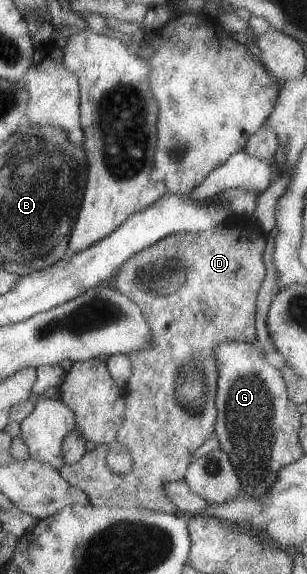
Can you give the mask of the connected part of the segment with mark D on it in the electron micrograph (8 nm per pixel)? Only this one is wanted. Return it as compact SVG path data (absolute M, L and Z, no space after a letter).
M231 215L224 220L224 222L218 224L214 228L207 231L196 232L183 232L172 233L165 236L163 239L157 240L154 244L147 246L145 249L140 250L135 255L132 255L128 260L125 260L121 264L120 274L114 276L114 288L119 292L127 296L132 302L138 305L138 308L142 311L144 318L149 326L151 332L151 340L147 343L147 346L139 351L133 351L129 355L126 355L132 365L132 376L124 386L124 400L125 400L125 415L123 418L122 426L119 431L116 432L115 441L128 449L133 460L133 467L129 473L116 474L112 472L105 461L109 445L106 443L97 444L94 450L85 452L84 456L80 458L78 462L73 465L64 465L59 471L72 486L80 488L84 491L89 498L89 503L95 507L124 507L124 508L136 508L142 507L153 511L160 511L163 513L178 513L176 505L165 495L164 485L170 481L182 481L185 478L186 471L190 466L190 463L195 458L198 448L202 446L209 436L215 432L215 422L217 417L217 410L215 407L215 392L217 389L217 366L213 354L215 348L220 343L228 341L240 341L252 343L255 342L255 312L256 312L256 296L260 292L262 282L264 282L264 276L266 274L266 264L262 255L264 249L268 243L269 236L266 235L259 227L256 226L252 215L243 215L242 217Z

